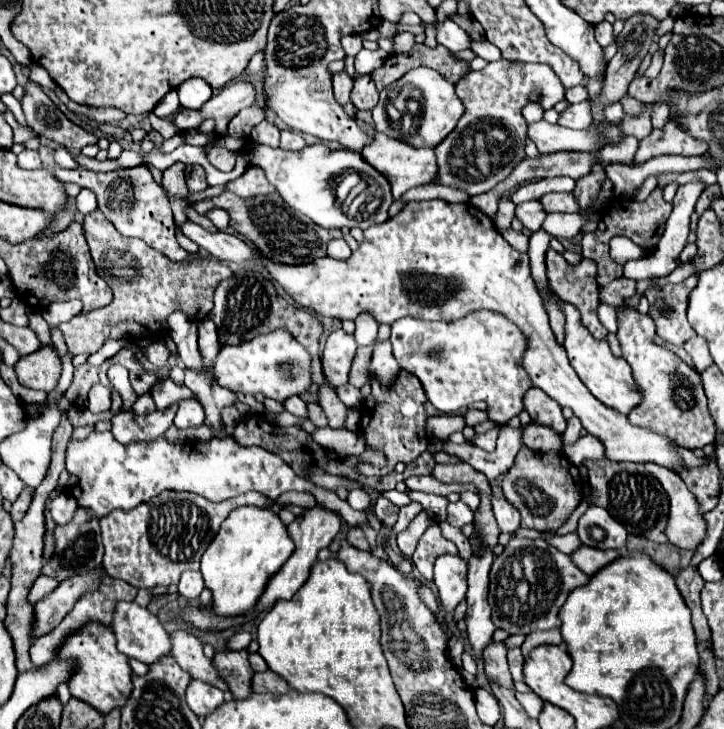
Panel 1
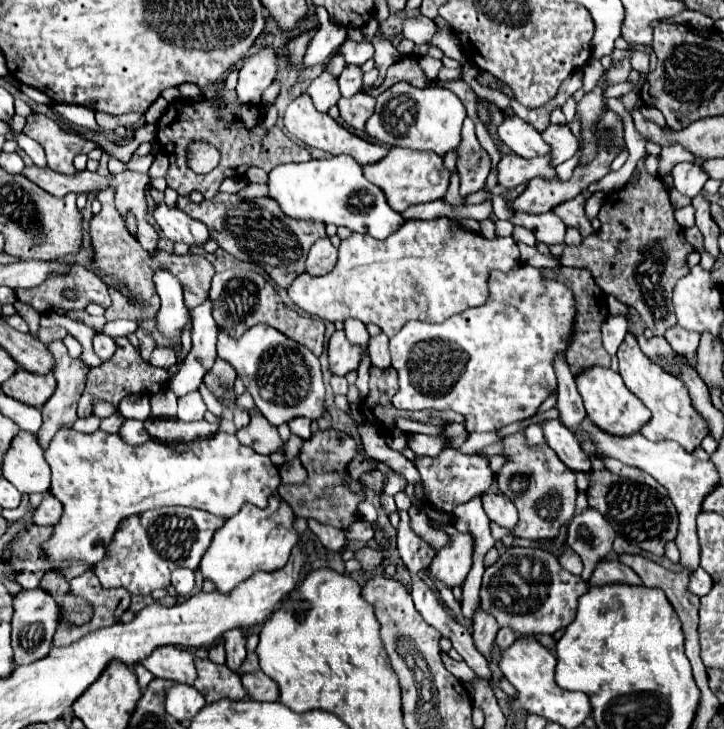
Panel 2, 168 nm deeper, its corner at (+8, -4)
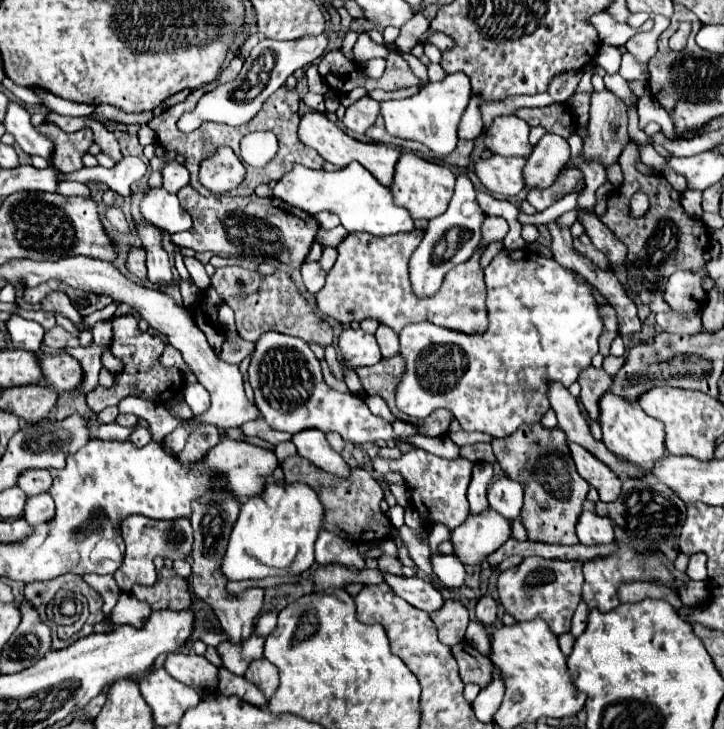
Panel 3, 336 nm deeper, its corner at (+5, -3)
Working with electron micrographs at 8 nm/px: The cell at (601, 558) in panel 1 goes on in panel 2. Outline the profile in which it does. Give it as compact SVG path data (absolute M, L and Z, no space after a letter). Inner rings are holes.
M615 558L601 560L597 564L597 568L593 570L593 574L589 578L589 584L591 586L603 586L603 584L613 584L613 582L619 582L619 584L641 584L641 578L629 566L621 564Z

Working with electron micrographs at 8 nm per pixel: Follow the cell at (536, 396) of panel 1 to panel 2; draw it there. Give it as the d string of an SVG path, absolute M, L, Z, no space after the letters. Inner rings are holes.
M545 420L541 422L541 428L547 444L555 450L555 454L563 460L565 466L569 466L571 470L589 472L589 456L581 448L579 440L573 438L573 432L569 428L565 428L559 420Z

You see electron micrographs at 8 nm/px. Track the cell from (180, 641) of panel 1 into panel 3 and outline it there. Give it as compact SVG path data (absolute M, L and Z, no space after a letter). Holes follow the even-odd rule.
M220 667L220 685L218 685L218 693L222 695L236 695L240 699L244 699L246 703L252 703L256 707L262 707L266 705L266 697L264 693L252 685L250 681L246 681L244 677L238 677L238 675L232 675L228 669Z

